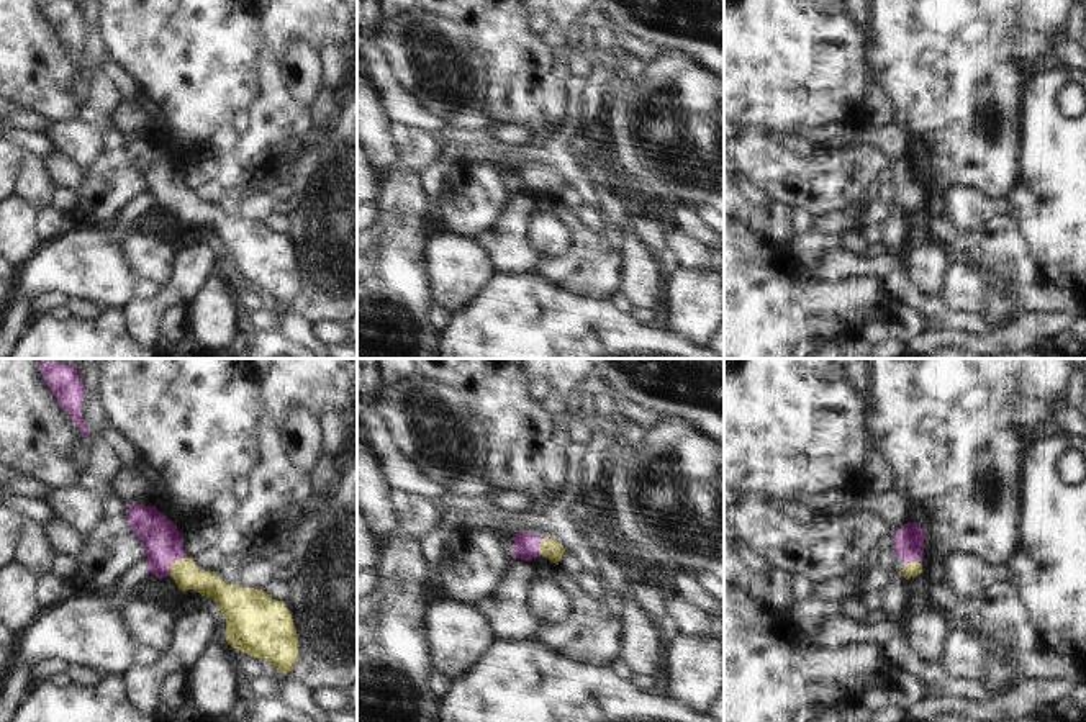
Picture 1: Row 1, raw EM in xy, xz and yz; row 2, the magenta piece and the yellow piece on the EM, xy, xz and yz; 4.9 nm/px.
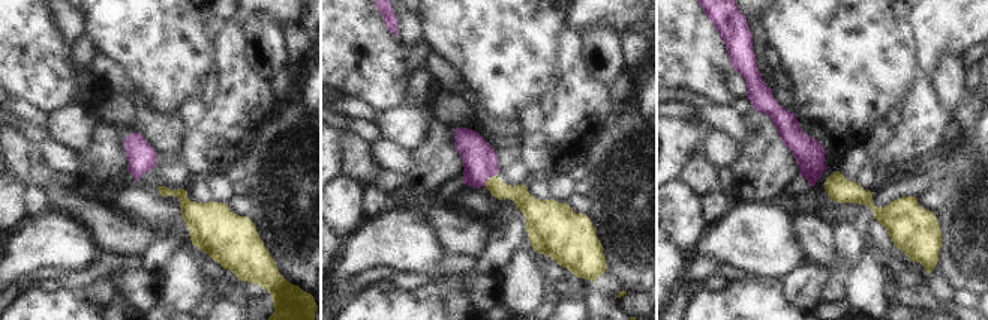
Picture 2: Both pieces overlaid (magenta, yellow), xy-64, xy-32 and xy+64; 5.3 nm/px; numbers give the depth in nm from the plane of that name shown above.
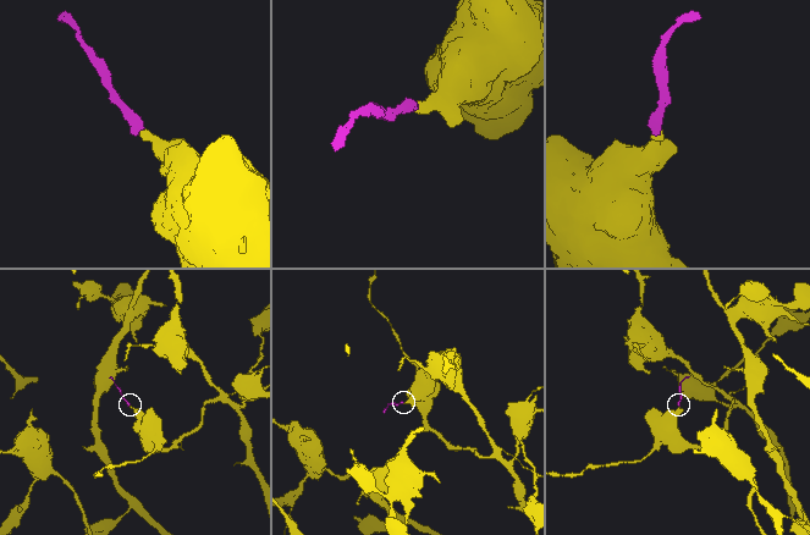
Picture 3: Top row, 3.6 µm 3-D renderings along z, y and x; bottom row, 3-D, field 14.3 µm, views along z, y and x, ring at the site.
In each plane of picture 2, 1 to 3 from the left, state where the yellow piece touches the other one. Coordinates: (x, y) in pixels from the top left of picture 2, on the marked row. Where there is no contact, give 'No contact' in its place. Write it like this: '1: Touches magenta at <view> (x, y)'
1: No contact
2: Touches magenta at xy-32 (485, 184)
3: No contact.

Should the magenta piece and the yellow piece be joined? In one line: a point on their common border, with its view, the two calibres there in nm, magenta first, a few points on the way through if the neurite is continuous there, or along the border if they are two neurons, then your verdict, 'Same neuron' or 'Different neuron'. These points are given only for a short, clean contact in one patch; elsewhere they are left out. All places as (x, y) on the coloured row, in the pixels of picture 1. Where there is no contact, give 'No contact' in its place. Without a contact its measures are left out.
Touches magenta at xy (174, 560). Thickness 190 nm (magenta) against 140 nm. Path across: xy (161, 541), (164, 550), (174, 560), (187, 575). Same neuron.

